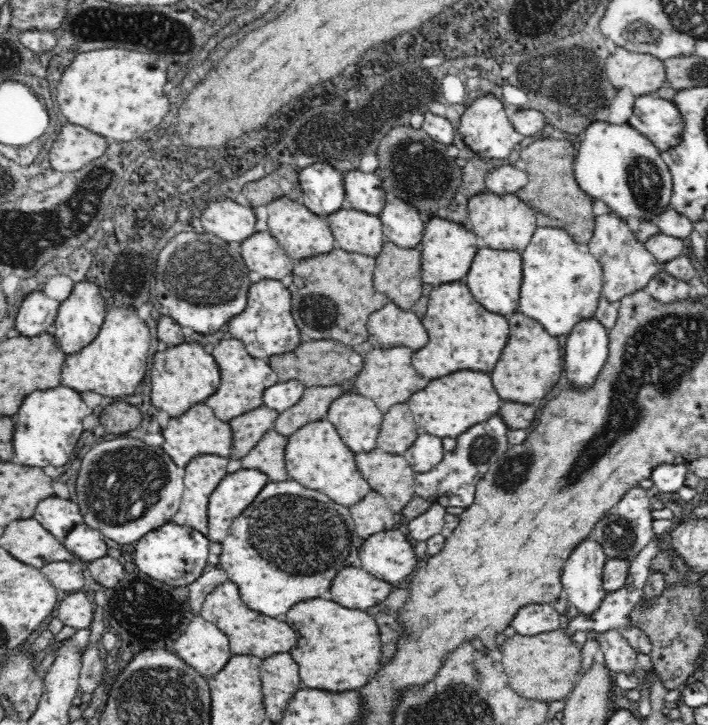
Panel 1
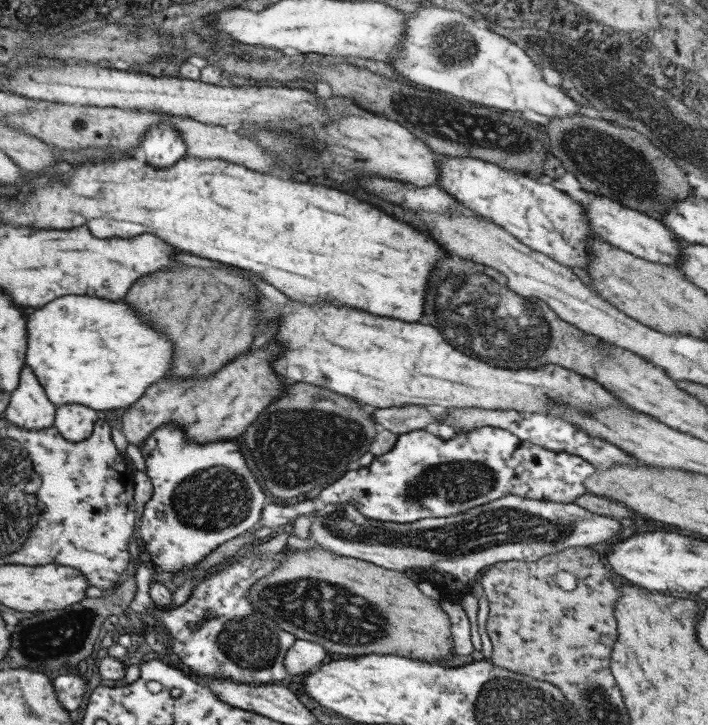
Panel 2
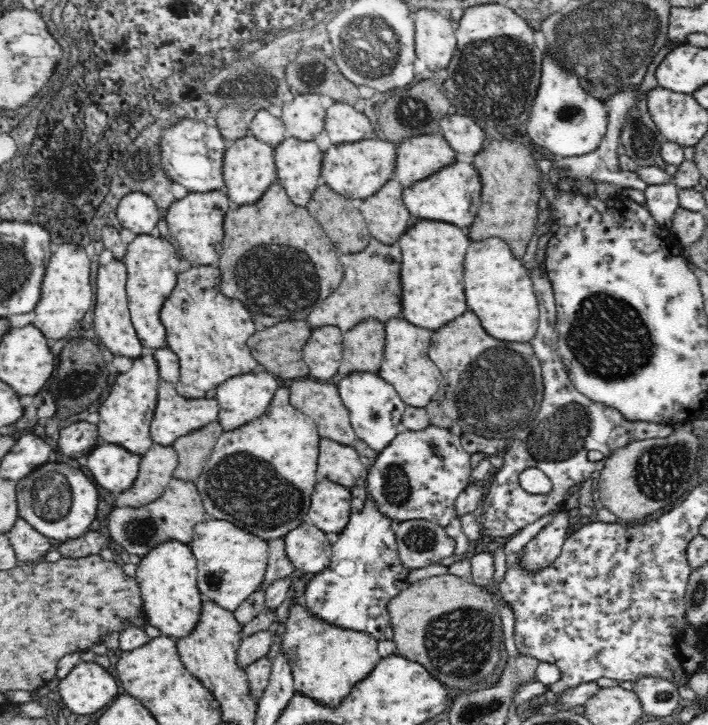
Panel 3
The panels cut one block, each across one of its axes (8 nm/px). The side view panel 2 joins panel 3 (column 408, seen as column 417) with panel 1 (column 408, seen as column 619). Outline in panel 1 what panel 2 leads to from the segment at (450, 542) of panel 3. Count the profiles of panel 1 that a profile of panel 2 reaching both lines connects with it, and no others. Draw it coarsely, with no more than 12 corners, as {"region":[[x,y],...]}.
{"region":[[431,504],[408,520],[405,533],[418,542],[445,533],[446,509]]}

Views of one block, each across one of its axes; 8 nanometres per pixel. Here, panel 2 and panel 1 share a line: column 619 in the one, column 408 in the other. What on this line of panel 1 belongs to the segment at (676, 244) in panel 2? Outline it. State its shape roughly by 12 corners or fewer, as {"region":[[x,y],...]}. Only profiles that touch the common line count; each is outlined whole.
{"region":[[392,200],[379,217],[386,240],[419,248],[425,223],[414,205]]}

